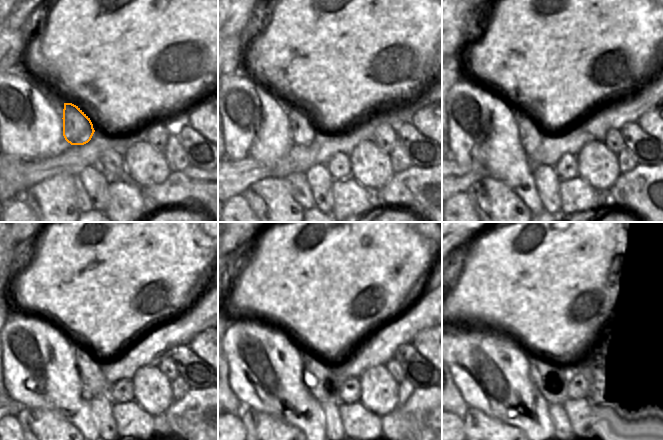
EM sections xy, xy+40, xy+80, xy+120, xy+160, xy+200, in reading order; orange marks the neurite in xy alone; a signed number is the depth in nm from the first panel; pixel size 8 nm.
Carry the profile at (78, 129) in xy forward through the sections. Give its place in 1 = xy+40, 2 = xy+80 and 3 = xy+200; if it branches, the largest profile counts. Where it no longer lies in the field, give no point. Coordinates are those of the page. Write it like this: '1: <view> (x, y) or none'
1: xy+40 (303, 132)
2: xy+80 (530, 135)
3: xy+200 (534, 361)

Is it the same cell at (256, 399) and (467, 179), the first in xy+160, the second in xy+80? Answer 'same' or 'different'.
different

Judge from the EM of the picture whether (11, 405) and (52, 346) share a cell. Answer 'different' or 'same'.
different

